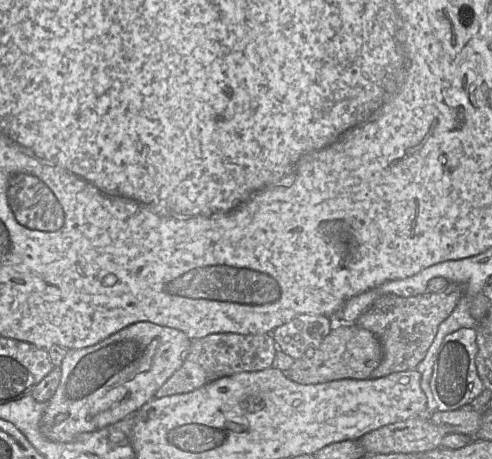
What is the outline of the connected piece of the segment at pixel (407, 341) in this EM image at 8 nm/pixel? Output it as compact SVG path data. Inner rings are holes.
M449 283L440 292L401 297L385 295L376 299L354 324L371 331L380 341L383 356L369 378L376 379L391 373L415 369L425 357L439 325L452 313L463 295L463 286Z

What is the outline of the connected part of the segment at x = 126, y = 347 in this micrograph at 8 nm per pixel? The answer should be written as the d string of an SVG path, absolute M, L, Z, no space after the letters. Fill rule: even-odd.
M137 322L97 344L67 351L59 367L60 381L57 389L45 403L40 422L41 433L51 441L67 443L84 433L102 429L135 414L155 398L155 392L181 366L190 344L191 340L180 330L150 322Z

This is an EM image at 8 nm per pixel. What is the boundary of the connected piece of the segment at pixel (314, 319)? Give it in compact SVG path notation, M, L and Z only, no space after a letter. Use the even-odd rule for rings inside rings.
M302 314L275 328L271 335L278 350L299 359L315 350L336 323L333 317Z

